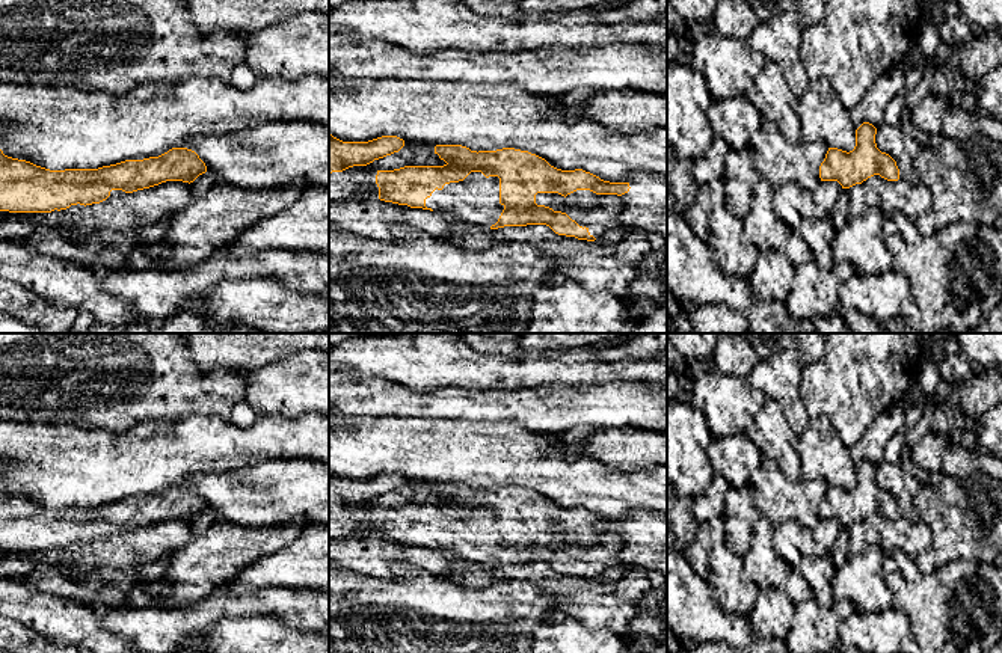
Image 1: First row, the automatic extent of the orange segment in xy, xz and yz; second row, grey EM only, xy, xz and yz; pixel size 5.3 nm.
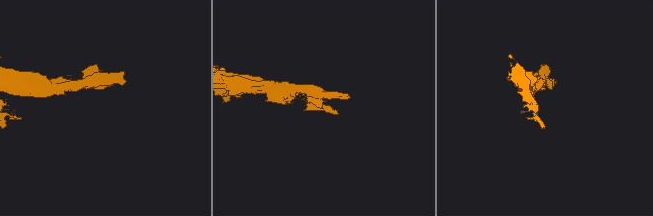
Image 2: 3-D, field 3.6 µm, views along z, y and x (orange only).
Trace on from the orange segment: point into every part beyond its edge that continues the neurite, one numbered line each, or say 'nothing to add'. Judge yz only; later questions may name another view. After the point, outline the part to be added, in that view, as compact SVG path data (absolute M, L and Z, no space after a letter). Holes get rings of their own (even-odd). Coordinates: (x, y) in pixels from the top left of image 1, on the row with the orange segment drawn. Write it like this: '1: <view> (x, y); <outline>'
nothing to add

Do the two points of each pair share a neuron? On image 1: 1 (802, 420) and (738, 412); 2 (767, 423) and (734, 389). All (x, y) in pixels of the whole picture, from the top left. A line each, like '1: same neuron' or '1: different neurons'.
1: different neurons
2: different neurons

